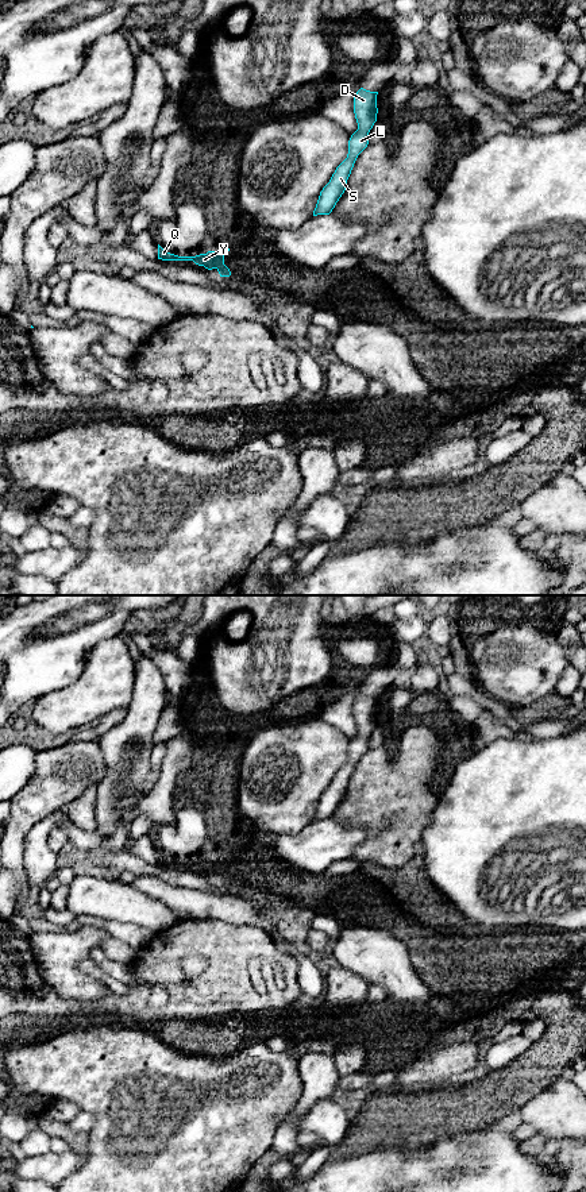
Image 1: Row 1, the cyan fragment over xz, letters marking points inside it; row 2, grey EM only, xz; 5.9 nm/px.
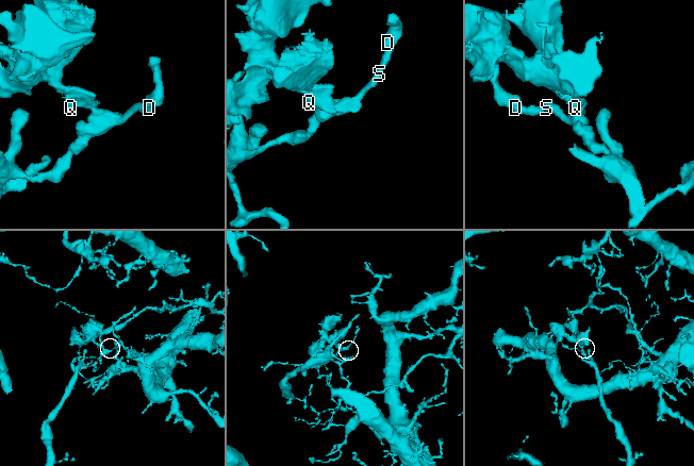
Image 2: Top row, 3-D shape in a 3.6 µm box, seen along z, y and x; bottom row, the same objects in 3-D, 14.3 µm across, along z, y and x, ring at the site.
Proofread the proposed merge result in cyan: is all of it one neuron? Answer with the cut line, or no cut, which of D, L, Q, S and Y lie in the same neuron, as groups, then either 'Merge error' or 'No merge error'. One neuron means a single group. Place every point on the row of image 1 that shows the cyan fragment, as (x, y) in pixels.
Split along xz (224, 265), (215, 267). Groups: D L S / Q Y. Merge error

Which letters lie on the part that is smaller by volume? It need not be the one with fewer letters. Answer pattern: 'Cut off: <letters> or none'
Cut off: Q, Y

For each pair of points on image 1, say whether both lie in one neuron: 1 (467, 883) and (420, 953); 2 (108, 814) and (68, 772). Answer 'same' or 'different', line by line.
1: different
2: different

